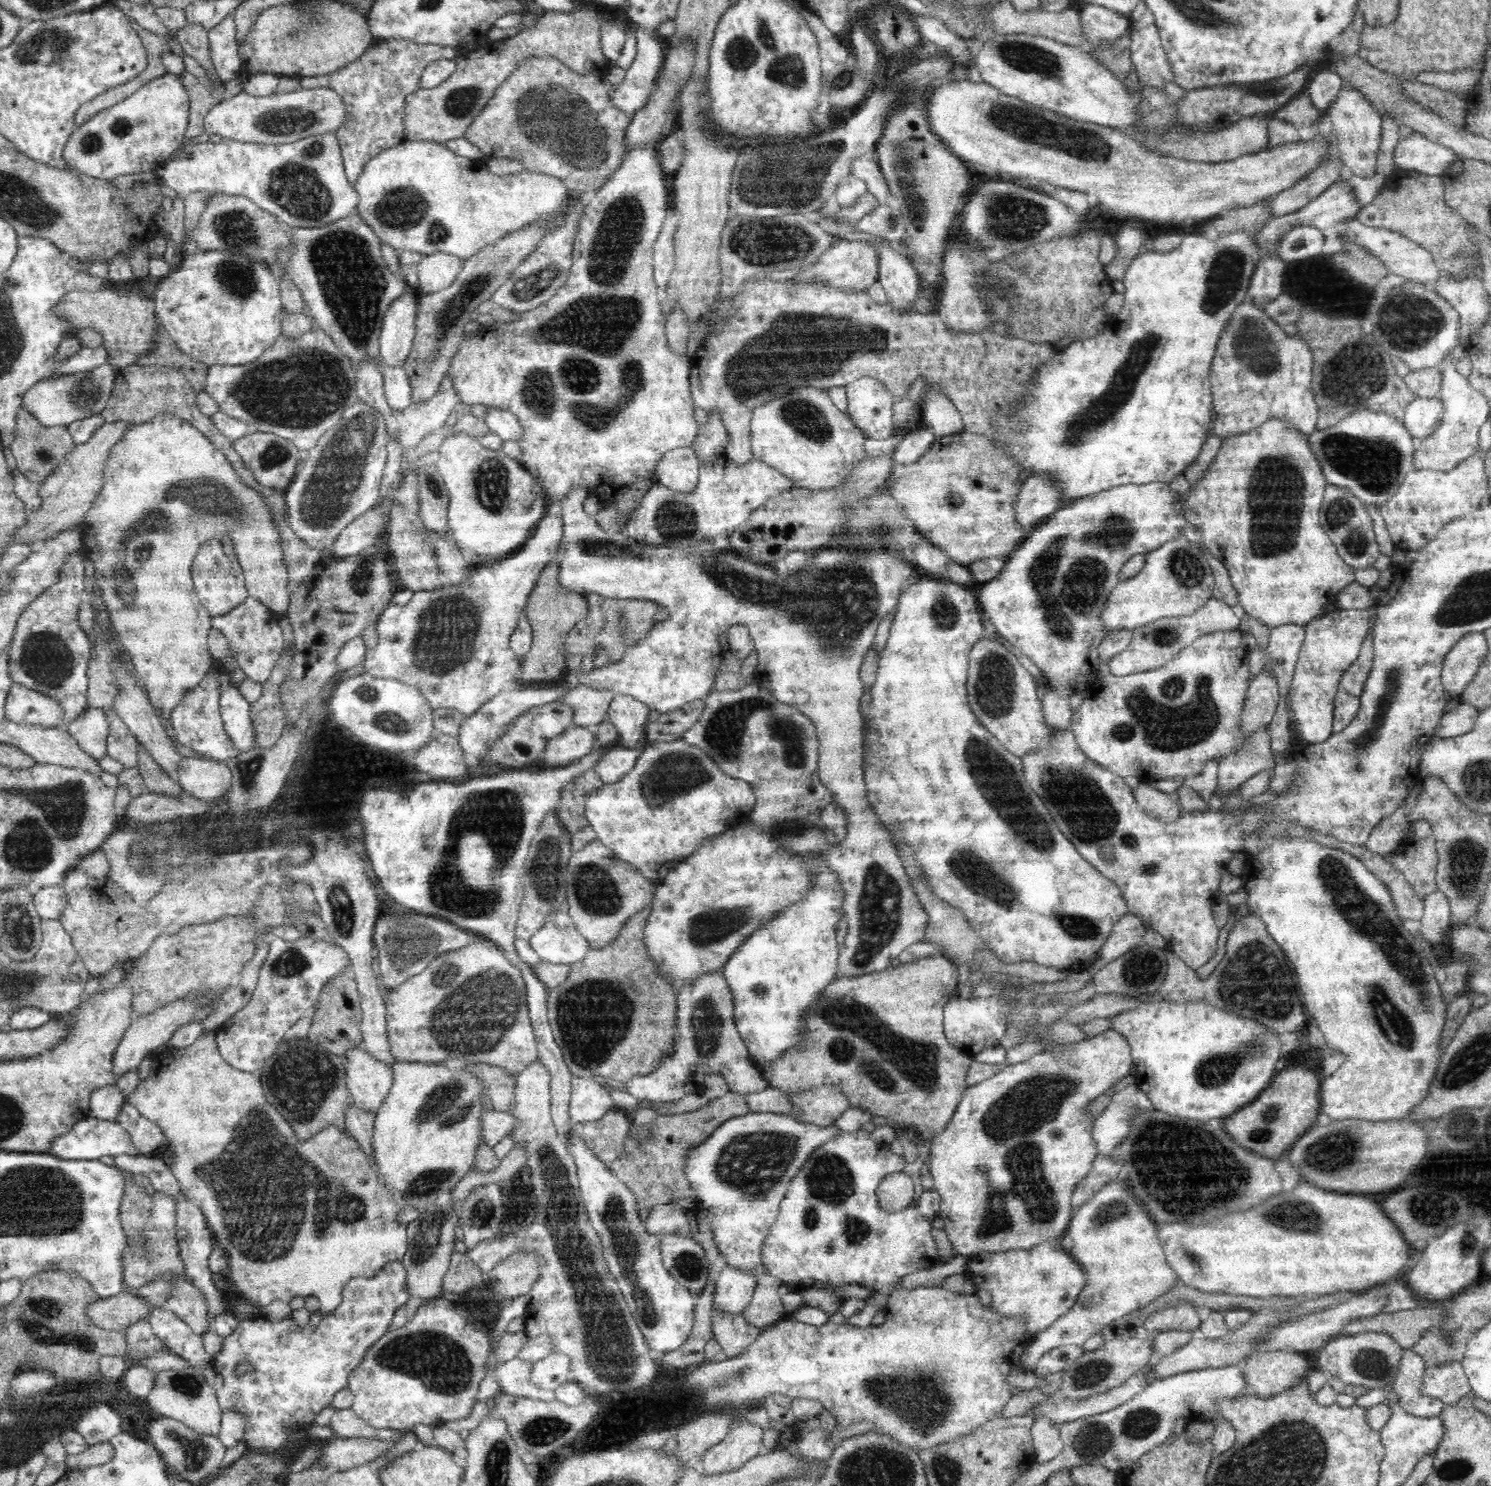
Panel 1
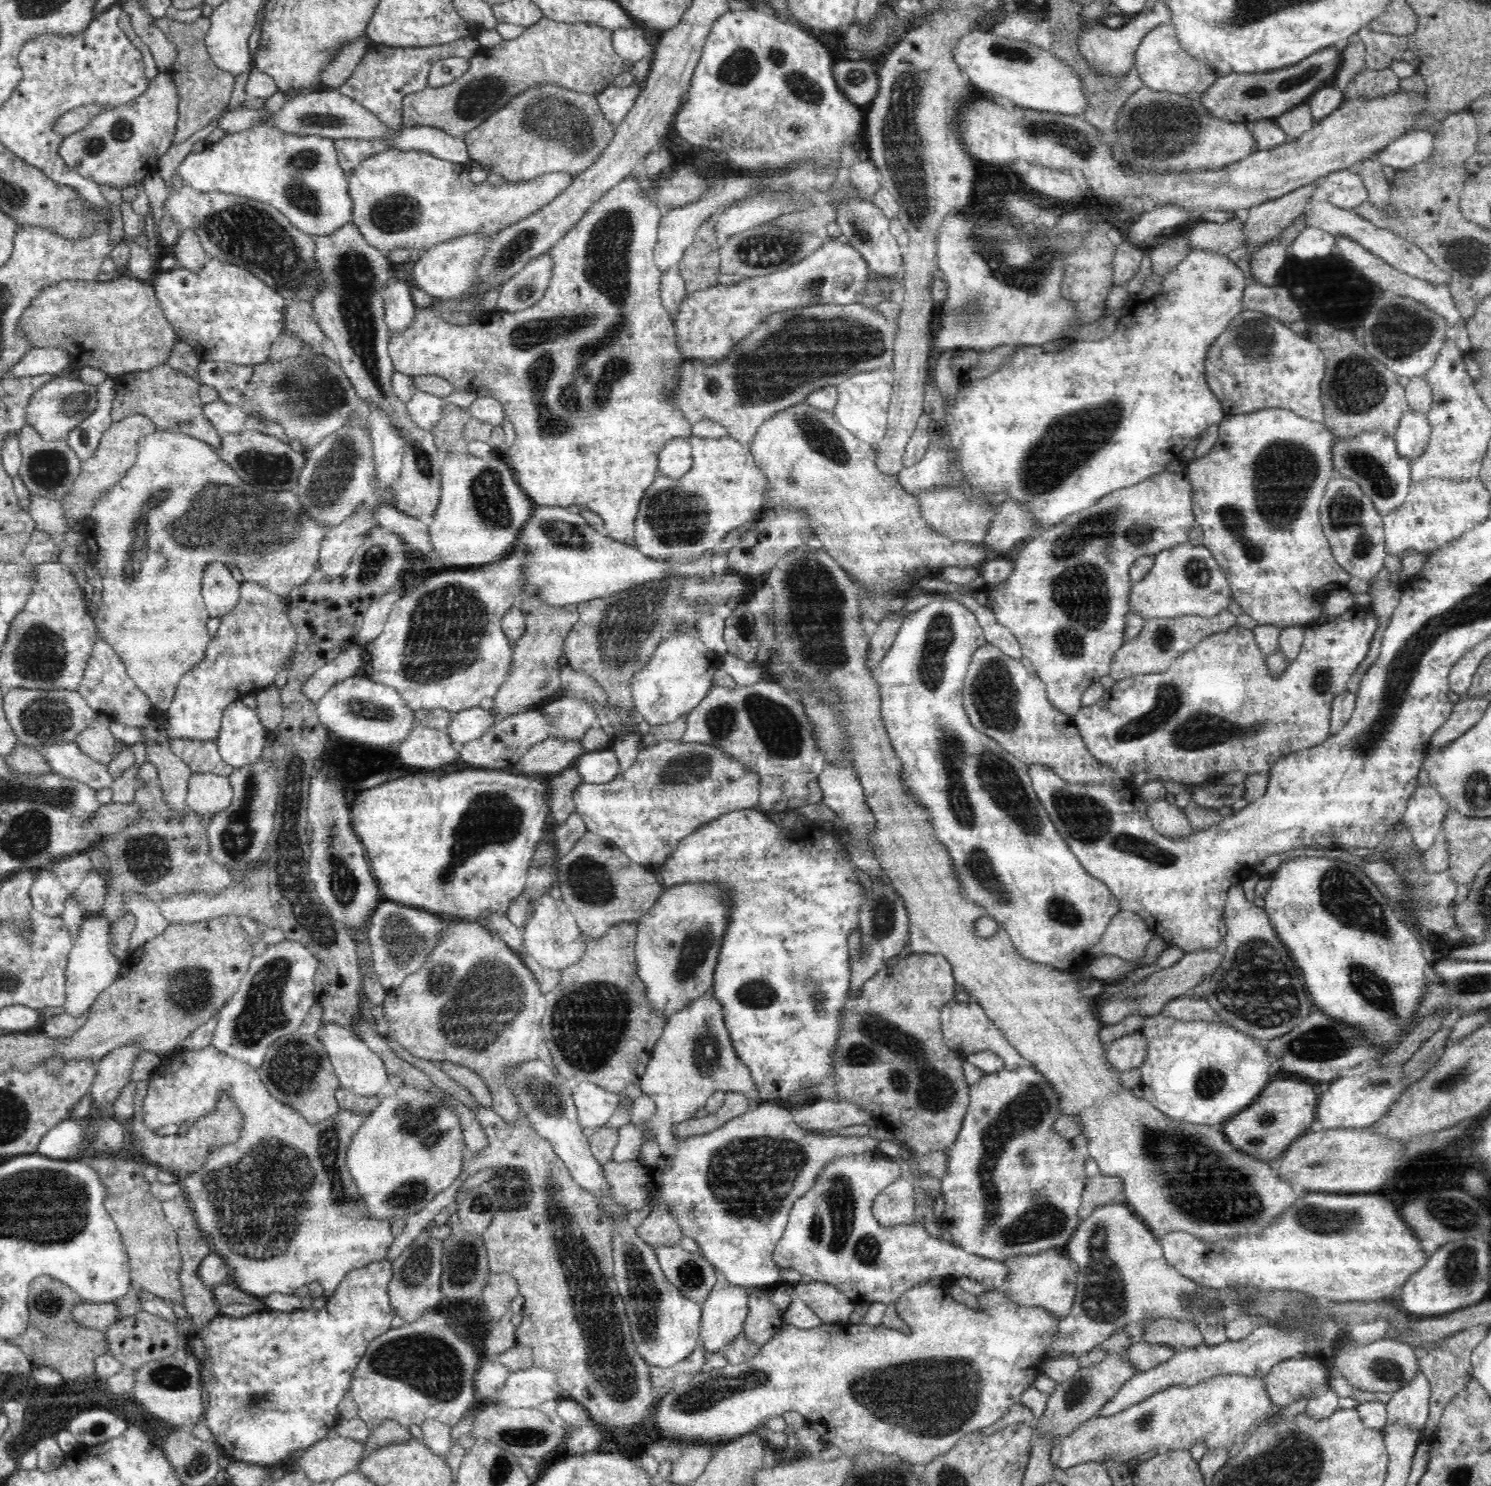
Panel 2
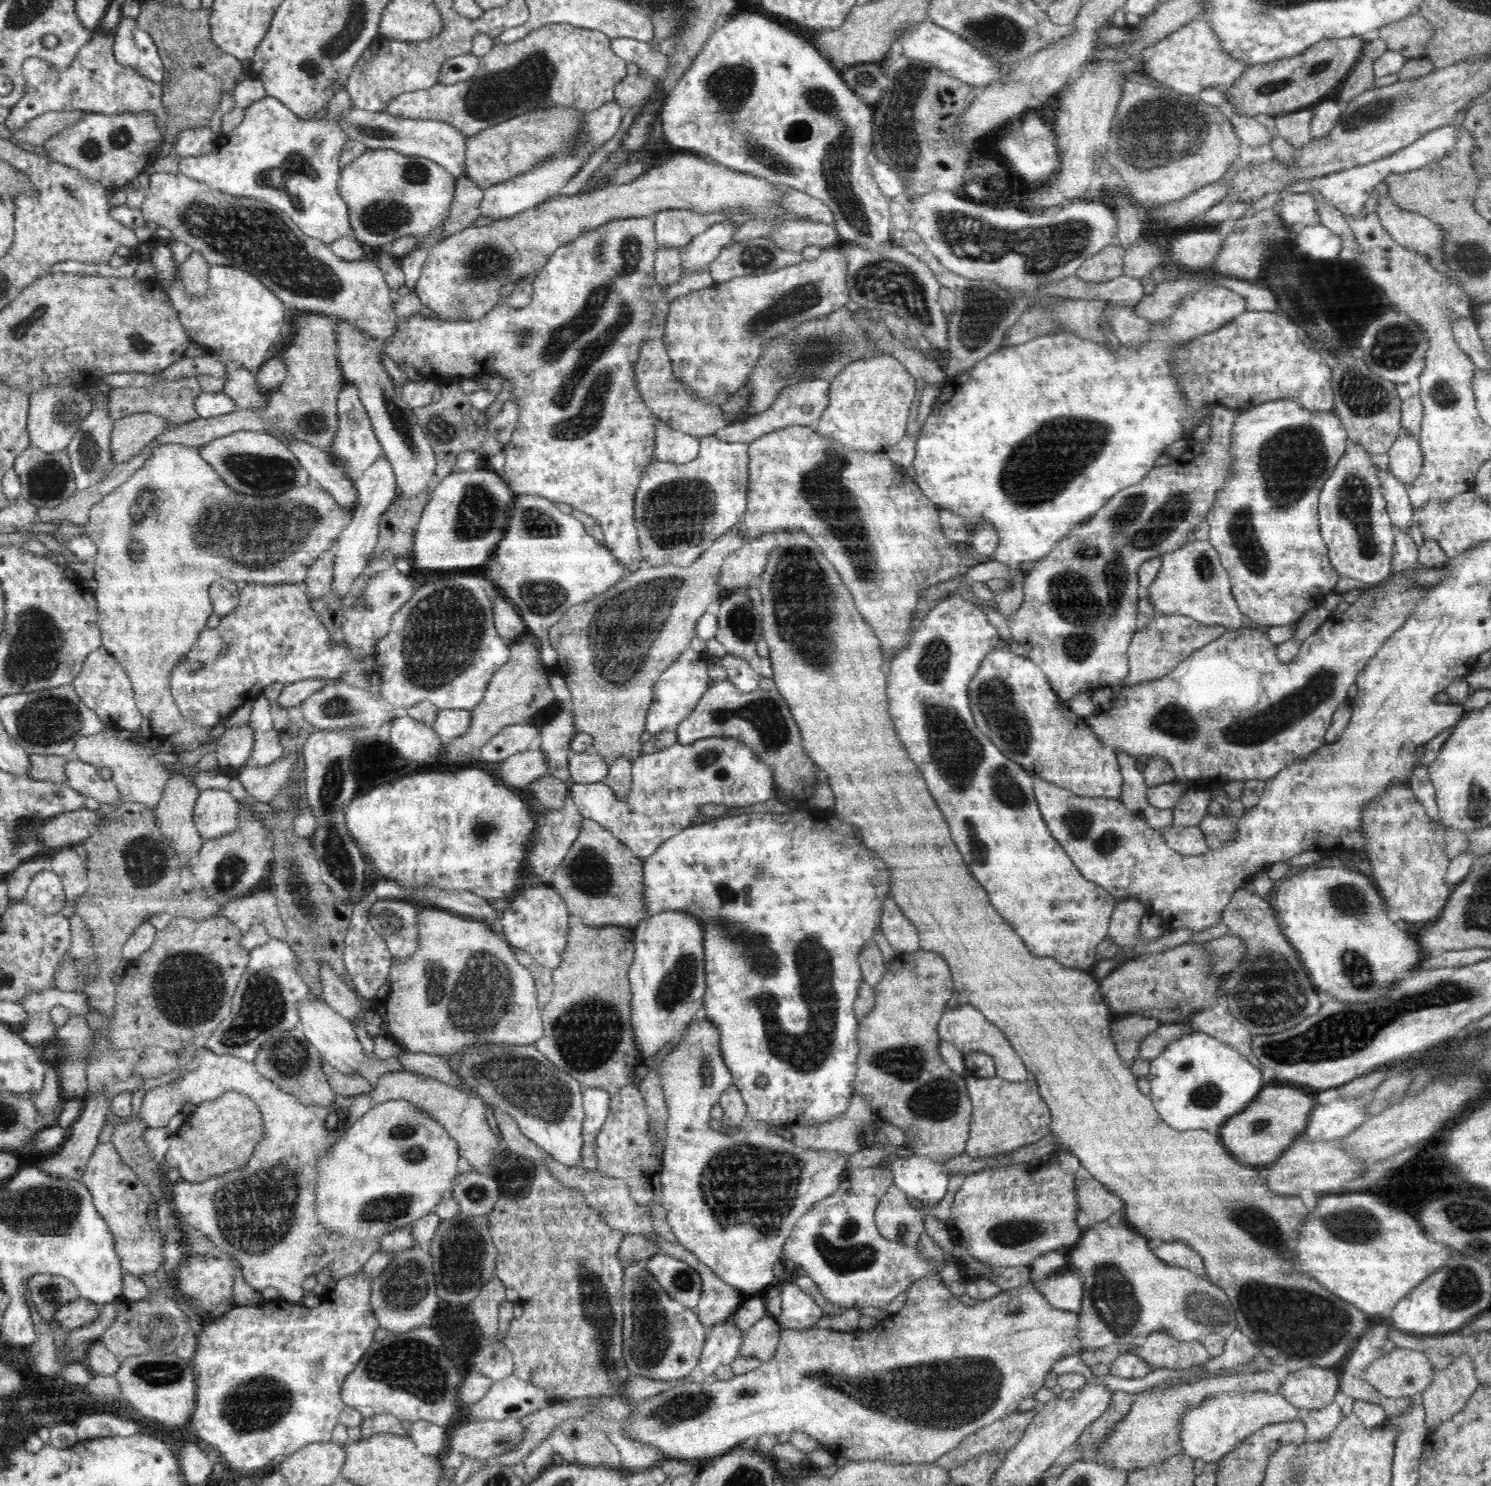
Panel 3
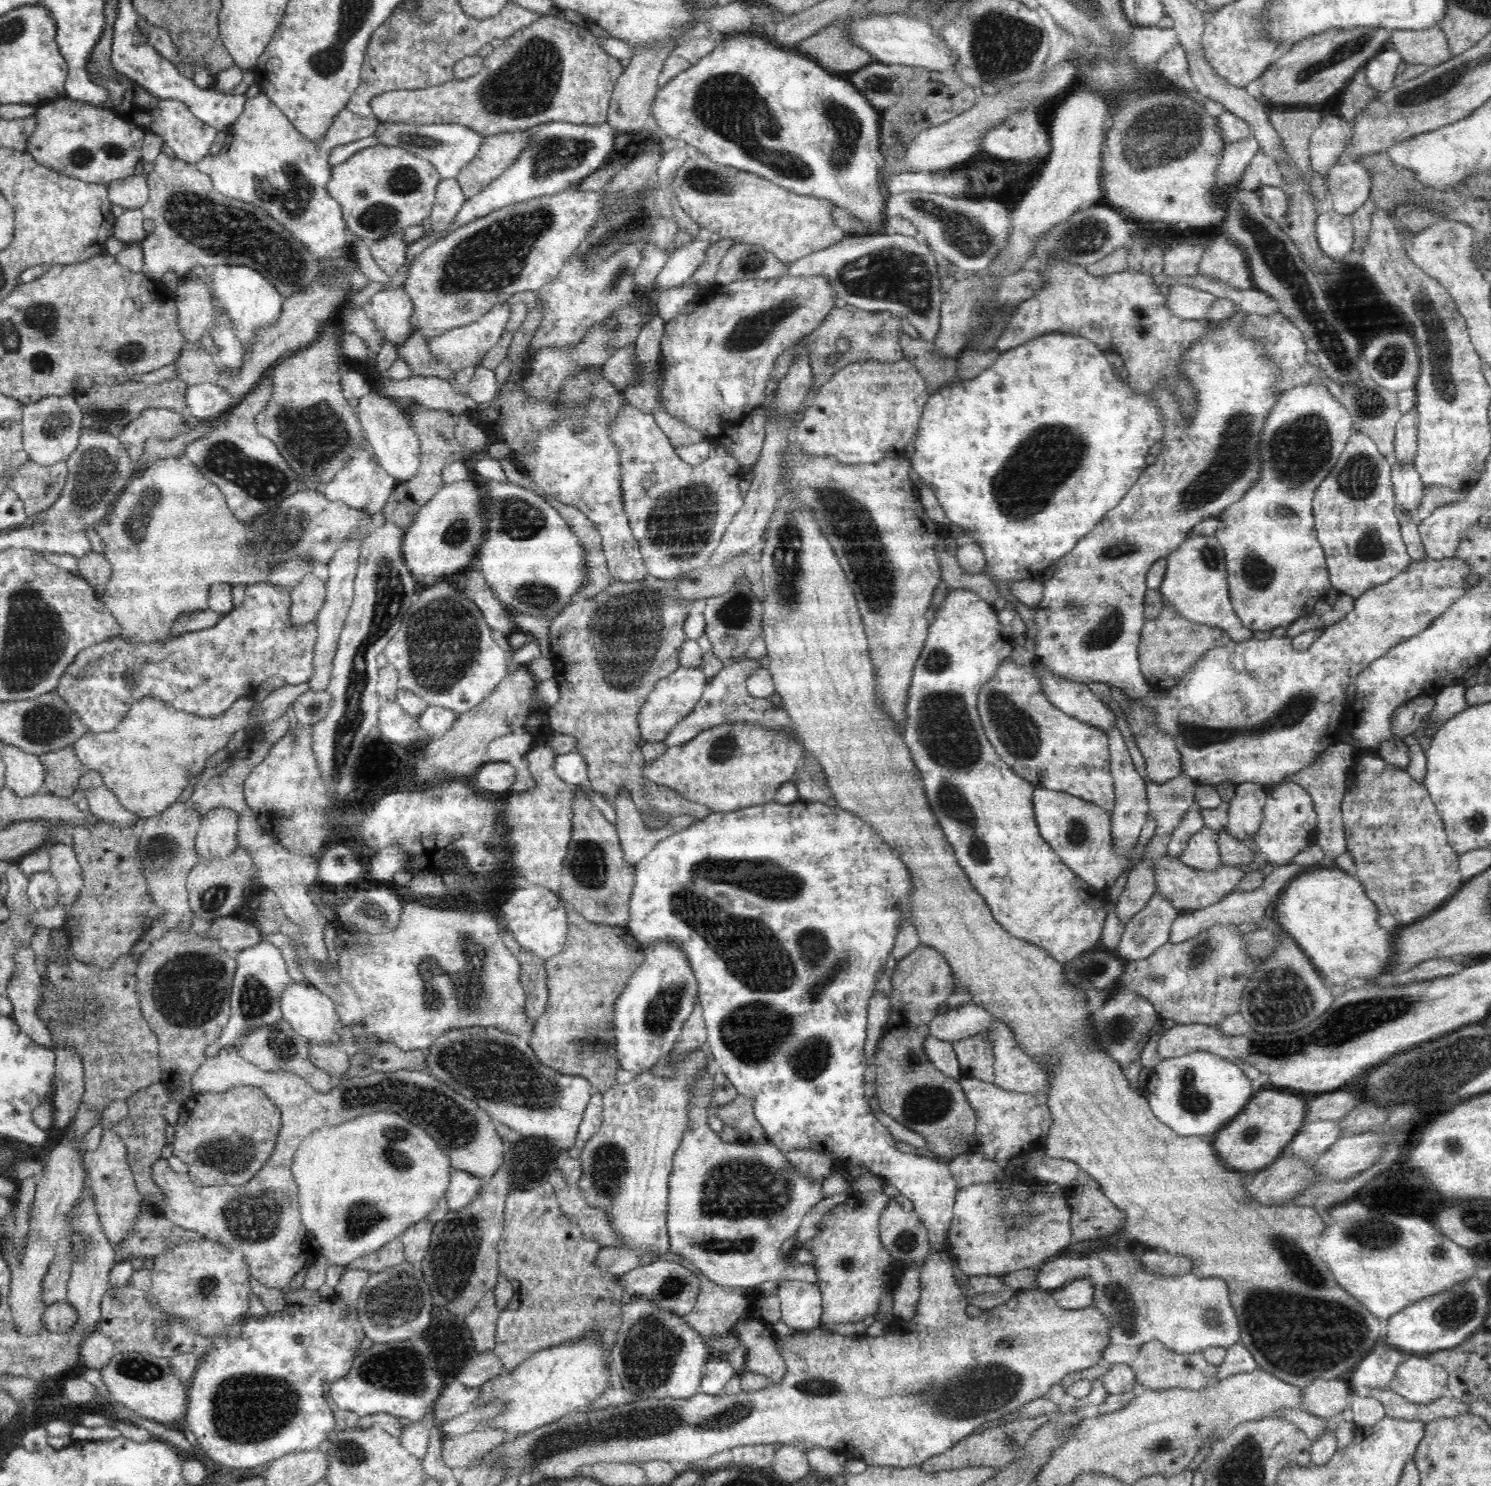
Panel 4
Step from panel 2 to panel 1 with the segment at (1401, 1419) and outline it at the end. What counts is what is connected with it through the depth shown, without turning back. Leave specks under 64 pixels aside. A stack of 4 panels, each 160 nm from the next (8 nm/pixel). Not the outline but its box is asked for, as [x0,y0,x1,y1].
[1392,1349,1445,1416]

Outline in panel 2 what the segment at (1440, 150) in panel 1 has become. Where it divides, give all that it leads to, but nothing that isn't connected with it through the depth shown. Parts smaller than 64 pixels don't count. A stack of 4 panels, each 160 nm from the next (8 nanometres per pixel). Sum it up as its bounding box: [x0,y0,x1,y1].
[1377,128,1433,170]

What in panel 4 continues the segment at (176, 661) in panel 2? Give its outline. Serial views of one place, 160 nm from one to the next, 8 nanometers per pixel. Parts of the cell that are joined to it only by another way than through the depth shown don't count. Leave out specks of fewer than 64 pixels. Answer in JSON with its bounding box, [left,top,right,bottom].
[72,455,372,820]

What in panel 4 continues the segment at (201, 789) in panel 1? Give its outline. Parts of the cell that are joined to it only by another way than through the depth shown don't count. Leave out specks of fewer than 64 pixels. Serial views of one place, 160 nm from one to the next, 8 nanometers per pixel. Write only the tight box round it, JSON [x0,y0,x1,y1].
[195,807,238,860]

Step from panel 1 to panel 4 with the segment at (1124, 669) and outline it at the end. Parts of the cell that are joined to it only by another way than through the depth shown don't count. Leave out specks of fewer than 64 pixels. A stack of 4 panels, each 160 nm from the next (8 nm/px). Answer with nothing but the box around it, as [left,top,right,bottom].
[1138,605,1230,690]

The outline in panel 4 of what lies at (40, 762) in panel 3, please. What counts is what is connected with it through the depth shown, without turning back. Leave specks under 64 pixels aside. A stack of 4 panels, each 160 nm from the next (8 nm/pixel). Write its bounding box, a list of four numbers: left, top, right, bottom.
[38,746,83,799]

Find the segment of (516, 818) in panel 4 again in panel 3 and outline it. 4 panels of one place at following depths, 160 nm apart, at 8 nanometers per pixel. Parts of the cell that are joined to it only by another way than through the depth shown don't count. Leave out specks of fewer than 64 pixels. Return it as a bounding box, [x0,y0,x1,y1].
[528,709,583,885]

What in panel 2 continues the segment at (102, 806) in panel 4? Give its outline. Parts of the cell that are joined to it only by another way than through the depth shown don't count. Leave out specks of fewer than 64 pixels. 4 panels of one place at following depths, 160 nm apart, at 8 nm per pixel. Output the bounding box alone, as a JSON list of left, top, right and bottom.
[40,742,115,791]

